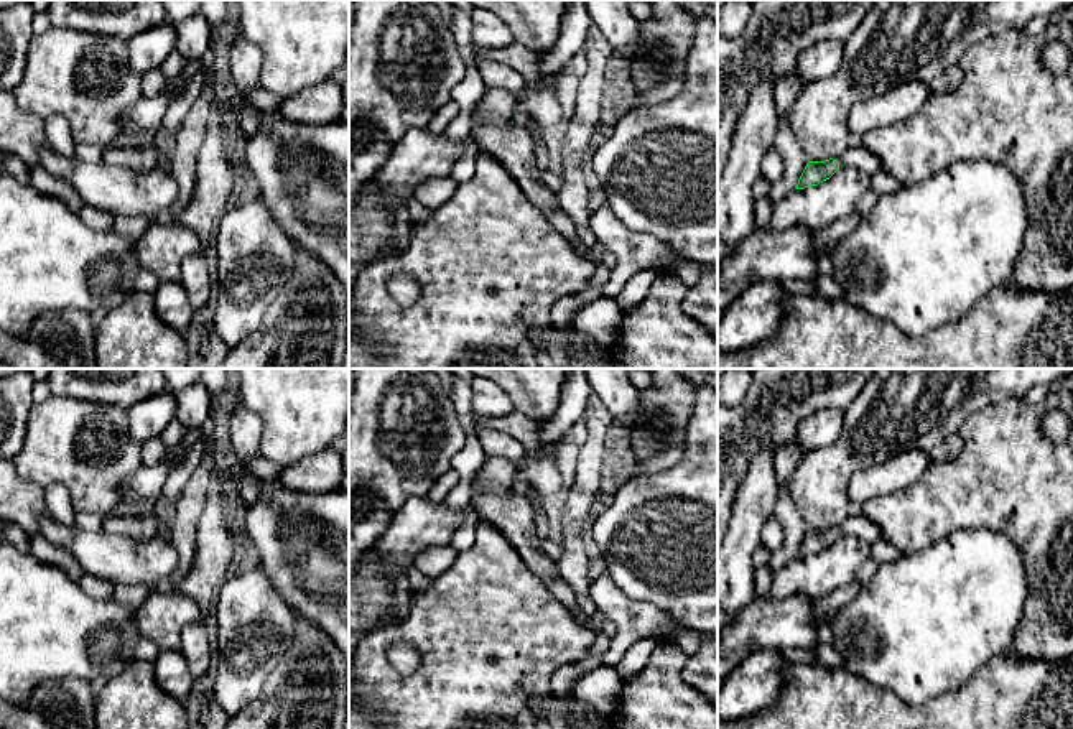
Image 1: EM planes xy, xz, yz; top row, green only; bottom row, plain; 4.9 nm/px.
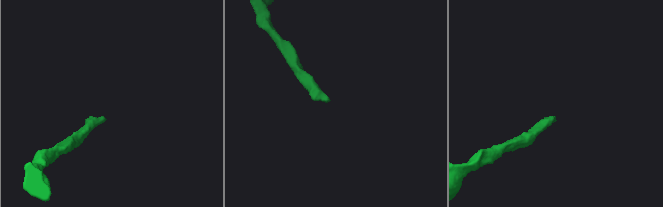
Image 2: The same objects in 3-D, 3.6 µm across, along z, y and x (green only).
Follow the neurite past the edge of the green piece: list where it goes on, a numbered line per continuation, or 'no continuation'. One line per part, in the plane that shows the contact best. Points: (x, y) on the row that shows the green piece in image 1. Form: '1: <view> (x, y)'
1: yz (859, 158)

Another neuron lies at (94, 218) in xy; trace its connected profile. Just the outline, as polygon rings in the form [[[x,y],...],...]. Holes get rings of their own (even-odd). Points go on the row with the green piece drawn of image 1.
[[[82,206],[77,214],[87,227],[95,230],[110,229],[115,221],[112,212],[92,206]]]

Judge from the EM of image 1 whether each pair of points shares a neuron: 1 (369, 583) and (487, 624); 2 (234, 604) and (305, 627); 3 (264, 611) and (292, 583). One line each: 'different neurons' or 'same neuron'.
1: different neurons
2: different neurons
3: different neurons

